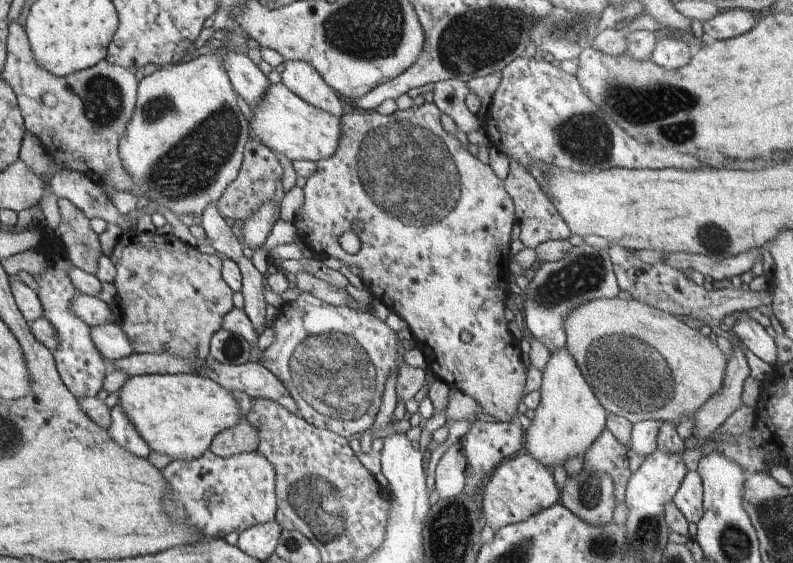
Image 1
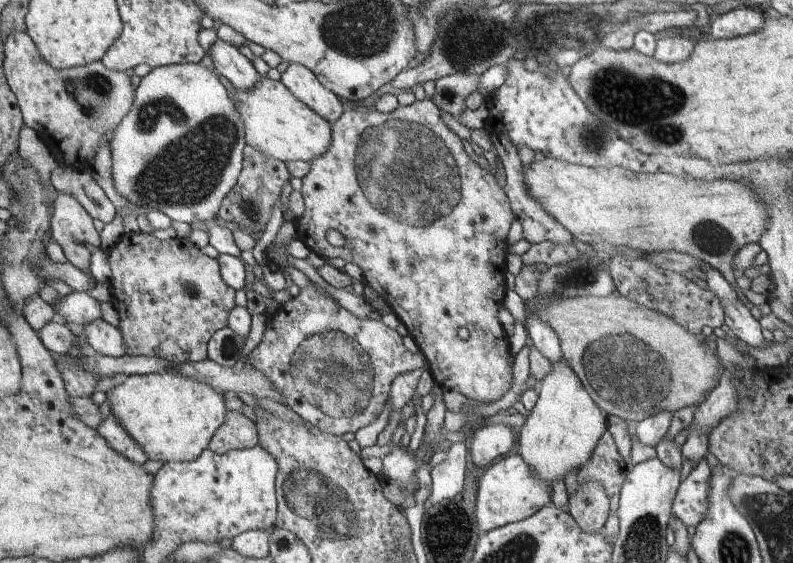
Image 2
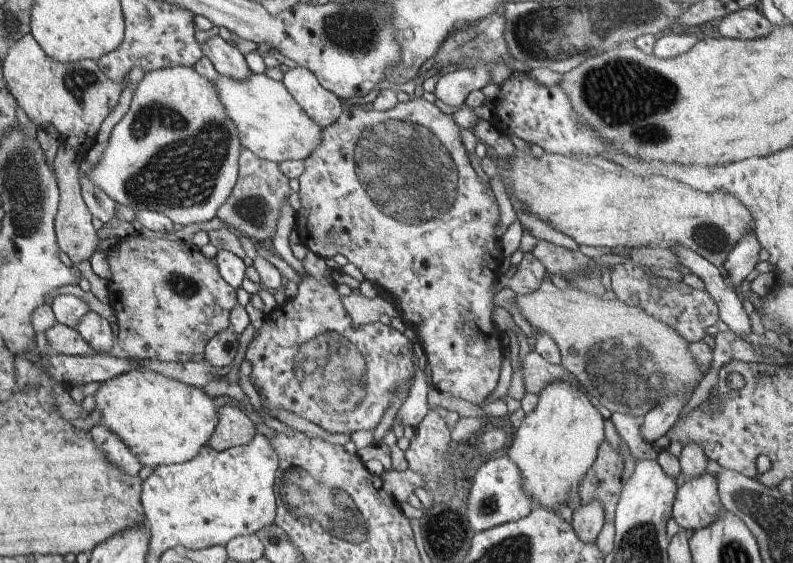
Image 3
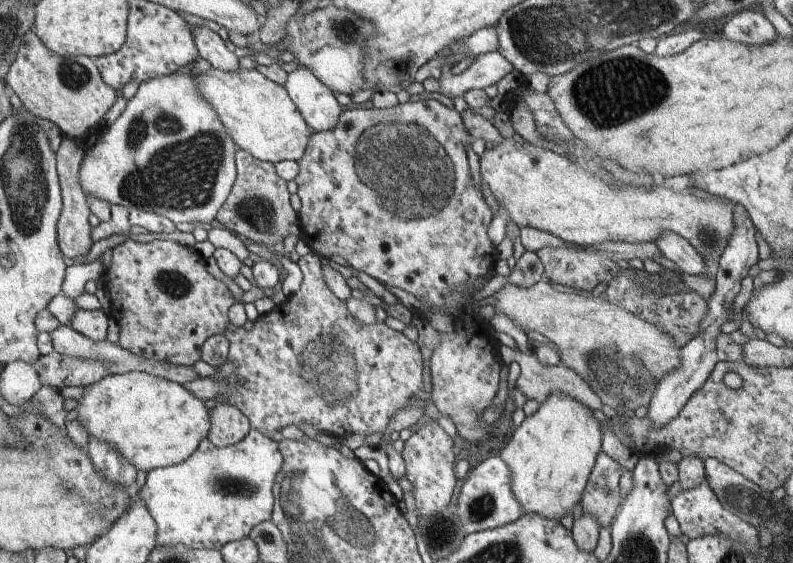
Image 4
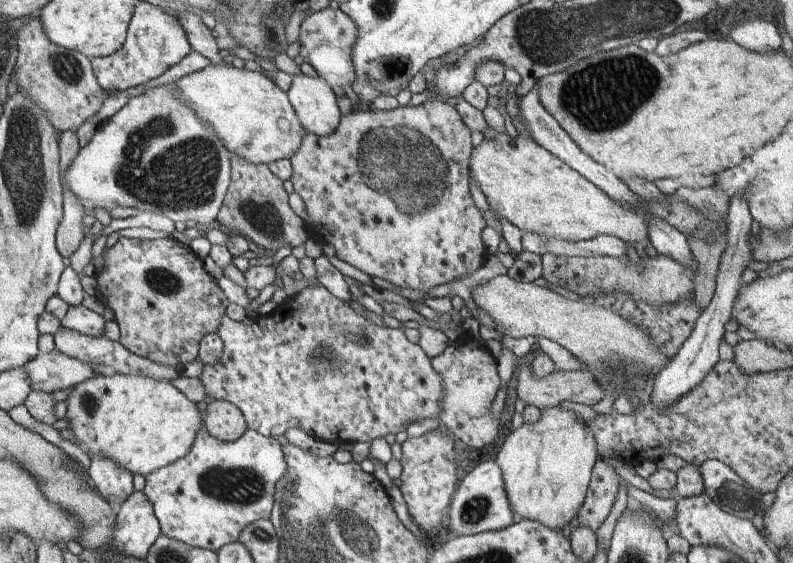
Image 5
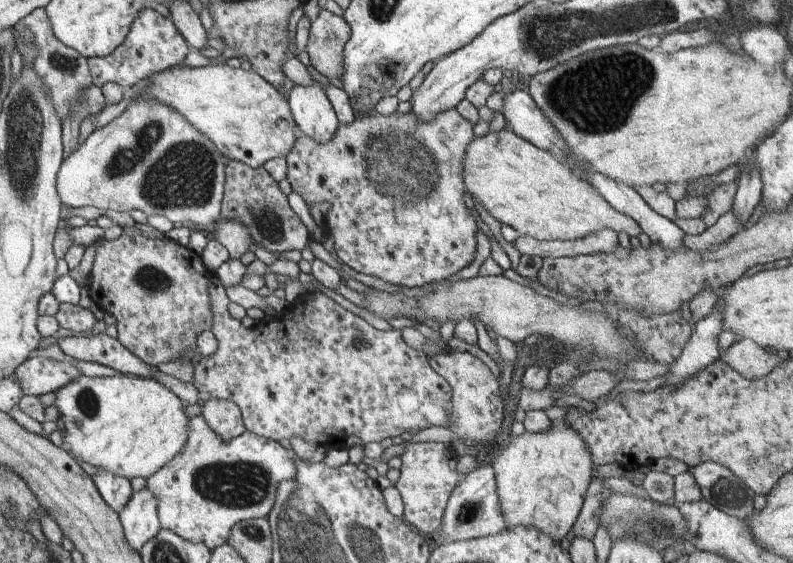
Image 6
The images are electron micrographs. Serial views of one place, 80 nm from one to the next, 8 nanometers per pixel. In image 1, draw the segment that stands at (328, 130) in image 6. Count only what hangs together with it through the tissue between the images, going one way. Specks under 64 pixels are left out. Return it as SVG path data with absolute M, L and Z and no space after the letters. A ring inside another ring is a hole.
M288 60L284 63L282 83L290 92L312 106L330 112L332 116L343 116L341 97L322 80L312 64L306 60Z

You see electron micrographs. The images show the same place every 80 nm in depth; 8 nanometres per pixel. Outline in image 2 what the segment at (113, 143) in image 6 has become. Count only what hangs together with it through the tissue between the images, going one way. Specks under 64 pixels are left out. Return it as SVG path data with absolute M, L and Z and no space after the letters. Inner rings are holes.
M202 62L157 67L140 80L137 99L122 120L111 142L112 182L129 204L158 209L171 221L207 222L214 219L226 194L234 188L243 168L246 134L242 116L231 94L220 81L220 73Z

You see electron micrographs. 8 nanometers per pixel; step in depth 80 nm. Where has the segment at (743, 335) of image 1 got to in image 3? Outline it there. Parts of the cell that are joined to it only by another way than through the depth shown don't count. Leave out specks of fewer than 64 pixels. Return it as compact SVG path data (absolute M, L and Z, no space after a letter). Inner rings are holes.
M672 246L669 250L672 250L678 256L678 260L692 274L696 274L704 281L705 290L718 306L720 319L730 328L730 331L738 334L738 336L739 334L749 335L754 333L742 300L740 300L735 290L724 282L717 266L702 258L702 256L698 256L696 252L692 252L690 248Z

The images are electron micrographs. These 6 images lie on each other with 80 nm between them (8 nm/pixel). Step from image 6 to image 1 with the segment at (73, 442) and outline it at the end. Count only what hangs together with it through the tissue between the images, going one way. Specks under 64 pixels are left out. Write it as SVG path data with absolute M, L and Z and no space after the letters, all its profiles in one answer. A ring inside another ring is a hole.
M197 373L150 374L129 377L120 386L118 404L133 421L134 428L142 434L142 440L148 442L150 449L160 452L160 454L166 454L172 461L190 461L200 458L209 451L213 440L222 431L240 424L245 419L231 392L222 388L217 381Z

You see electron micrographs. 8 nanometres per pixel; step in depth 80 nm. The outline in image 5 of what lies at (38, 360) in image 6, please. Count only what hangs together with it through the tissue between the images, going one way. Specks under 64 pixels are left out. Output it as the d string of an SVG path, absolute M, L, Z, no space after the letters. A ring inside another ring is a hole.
M57 350L50 354L40 353L37 359L26 364L28 376L32 380L32 391L54 393L65 388L74 388L92 376L98 376L94 367Z

